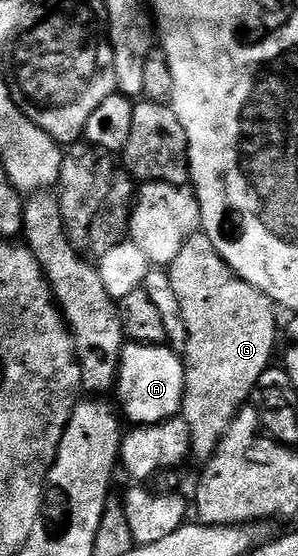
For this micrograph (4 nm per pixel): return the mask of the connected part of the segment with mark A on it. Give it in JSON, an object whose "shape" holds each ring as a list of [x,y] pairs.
{"shape":[[[124,343],[123,353],[119,355],[118,392],[118,407],[126,419],[128,416],[132,420],[130,422],[132,425],[162,424],[165,420],[176,419],[182,413],[183,395],[185,394],[185,364],[181,359],[180,353],[162,344]]]}

